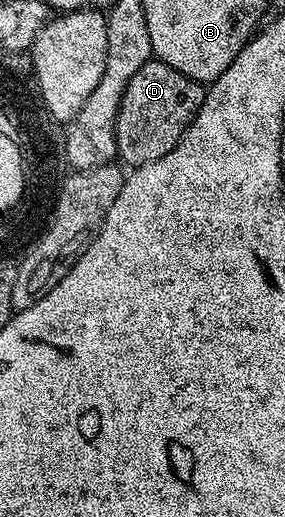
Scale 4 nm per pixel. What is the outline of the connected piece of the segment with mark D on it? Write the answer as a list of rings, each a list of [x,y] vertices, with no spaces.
[[[151,59],[139,67],[139,71],[131,75],[131,83],[127,83],[119,103],[115,123],[117,157],[129,167],[163,159],[163,155],[167,155],[167,151],[175,148],[184,137],[185,130],[203,103],[205,91],[206,86],[202,82],[175,71],[175,67],[167,67],[167,63],[162,61]]]

